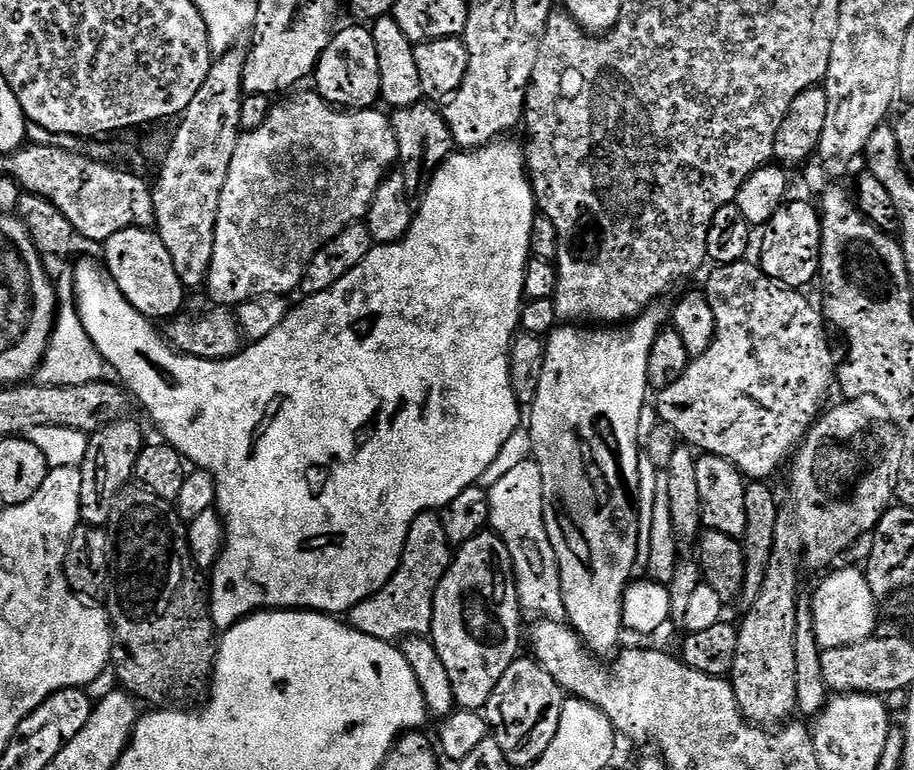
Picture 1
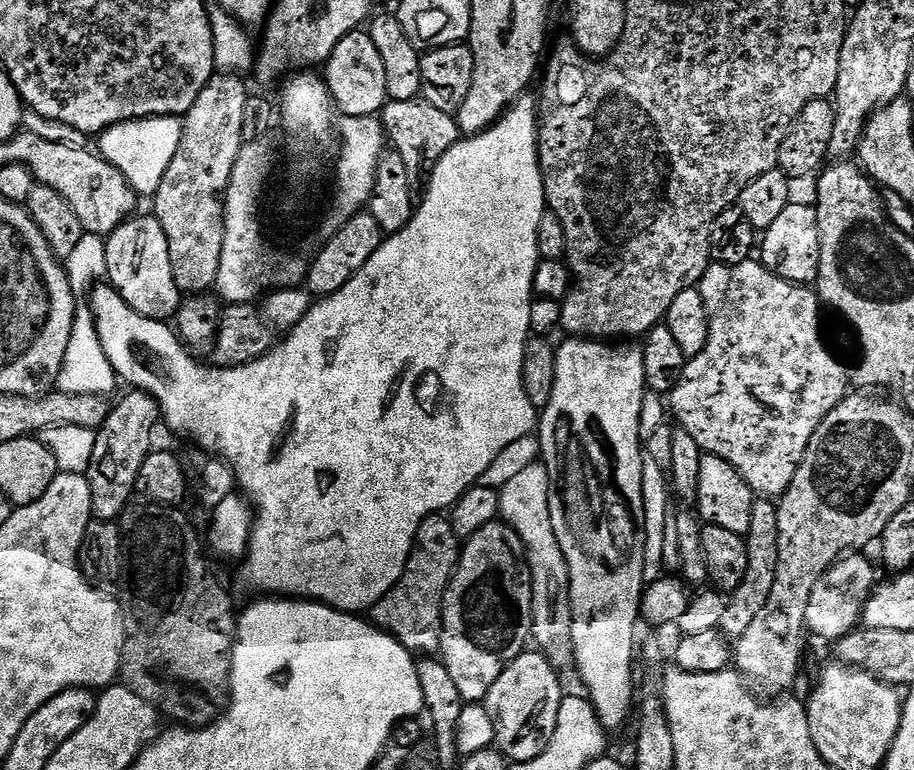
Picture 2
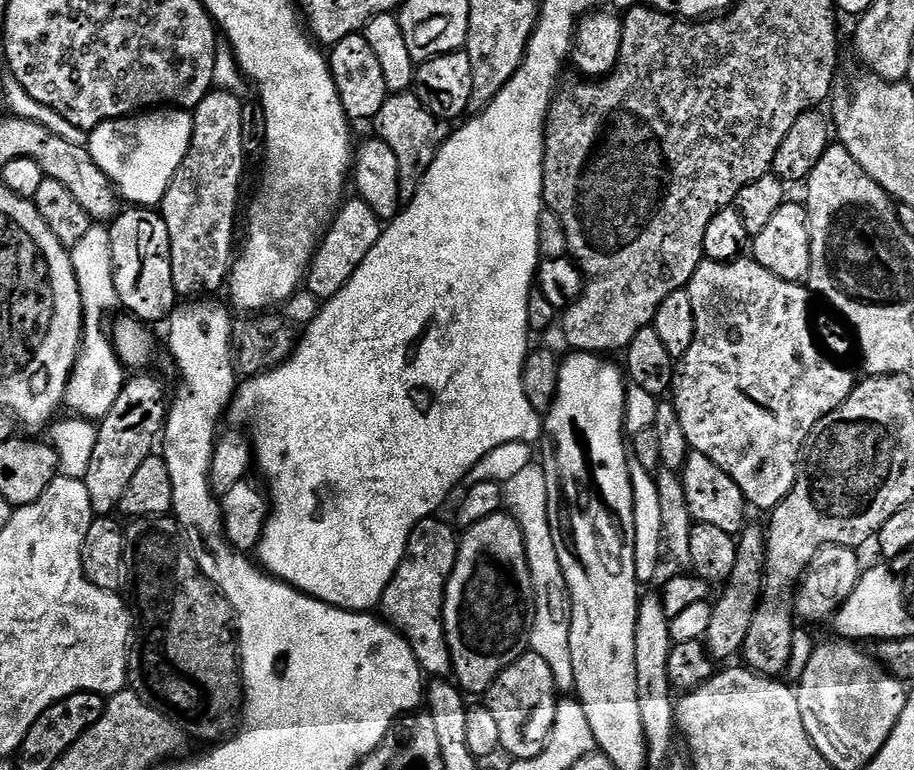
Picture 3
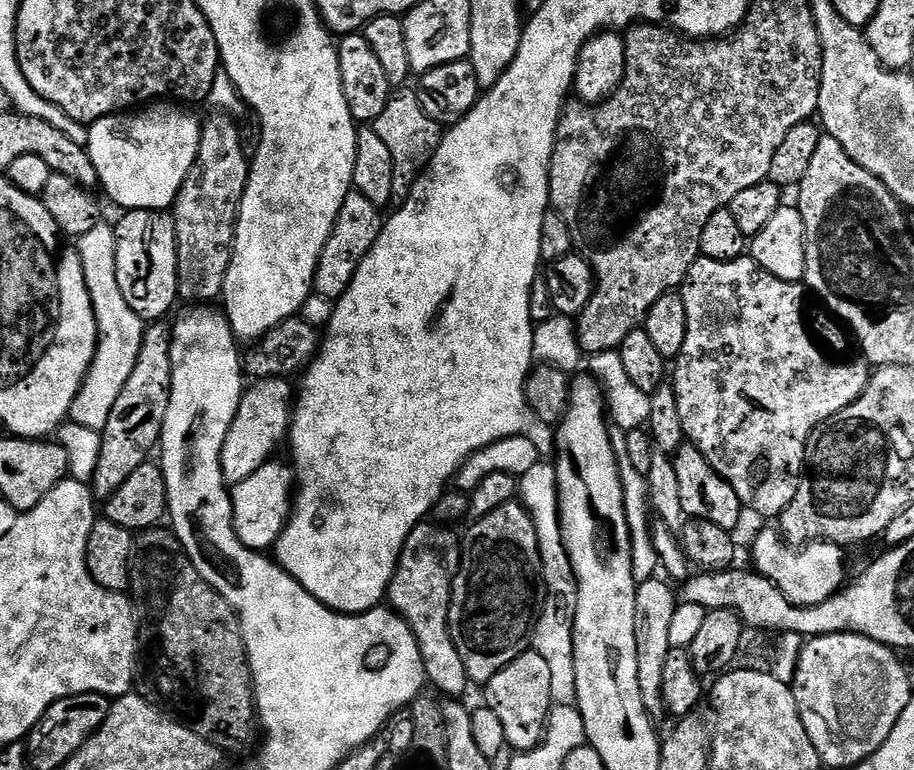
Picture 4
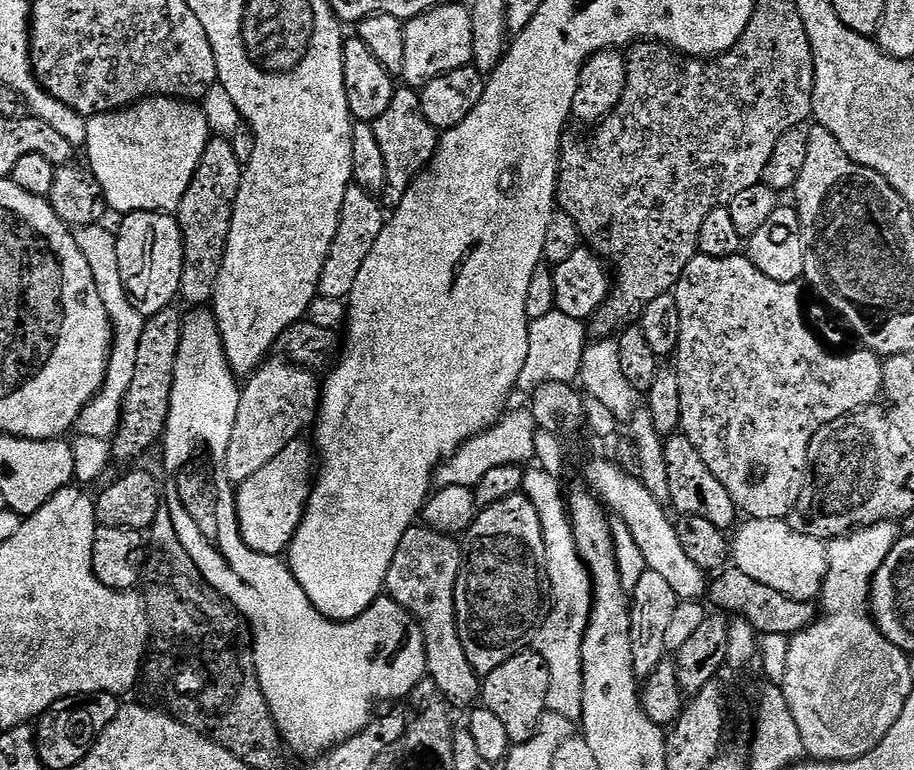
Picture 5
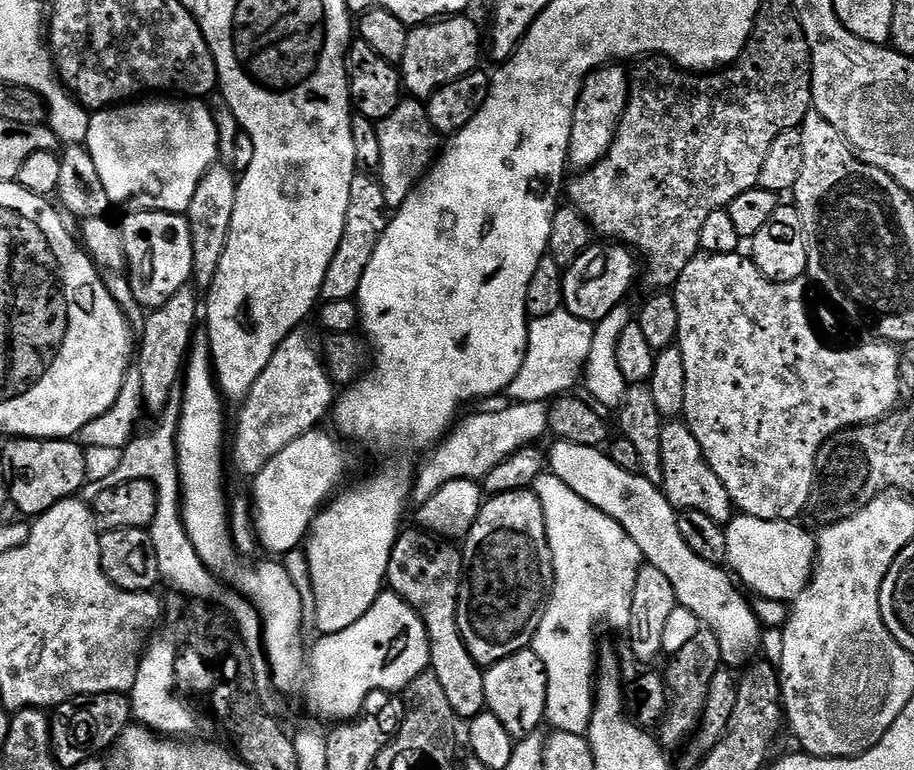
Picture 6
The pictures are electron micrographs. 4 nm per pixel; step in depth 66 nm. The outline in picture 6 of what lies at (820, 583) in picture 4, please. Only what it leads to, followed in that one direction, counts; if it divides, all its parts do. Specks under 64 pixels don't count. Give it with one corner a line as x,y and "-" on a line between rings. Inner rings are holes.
740,514
726,525
726,564
734,573
735,579
749,593
756,592
755,595
759,598
791,602
802,594
812,578
816,542
817,537
811,536
800,522
763,520

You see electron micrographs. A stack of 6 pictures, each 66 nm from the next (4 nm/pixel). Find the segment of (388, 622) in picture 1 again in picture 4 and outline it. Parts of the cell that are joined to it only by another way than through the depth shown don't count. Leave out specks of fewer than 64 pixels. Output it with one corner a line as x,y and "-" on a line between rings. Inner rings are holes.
421,522
410,530
388,584
386,600
392,611
410,626
422,654
425,677
437,688
435,691
444,698
460,698
470,688
470,681
450,634
450,602
454,578
460,569
462,540
452,533
451,527
428,523

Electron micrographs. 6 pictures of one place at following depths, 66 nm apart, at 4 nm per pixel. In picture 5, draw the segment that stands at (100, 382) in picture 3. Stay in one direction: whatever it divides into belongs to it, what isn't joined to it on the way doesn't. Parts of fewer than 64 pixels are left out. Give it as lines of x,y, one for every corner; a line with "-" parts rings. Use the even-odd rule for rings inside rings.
99,223
72,229
74,242
77,243
78,250
81,250
82,256
90,265
98,296
106,307
113,327
113,345
109,353
107,374
104,376
104,387
99,395
83,408
82,414
76,419
74,430
79,436
111,439
115,435
121,418
121,404
126,393
129,392
130,383
134,380
135,359
138,358
138,343
142,338
145,317
135,310
129,300
125,284
122,282
115,233
104,227
105,225

